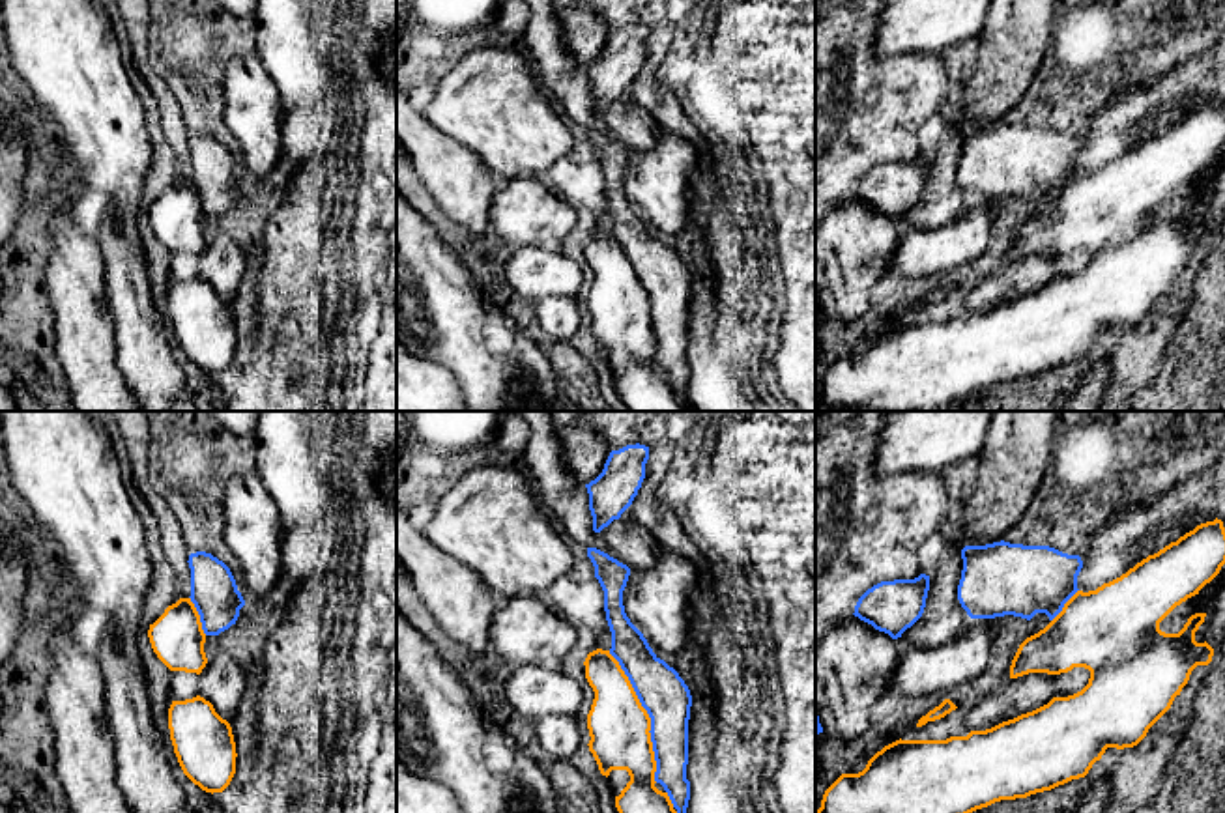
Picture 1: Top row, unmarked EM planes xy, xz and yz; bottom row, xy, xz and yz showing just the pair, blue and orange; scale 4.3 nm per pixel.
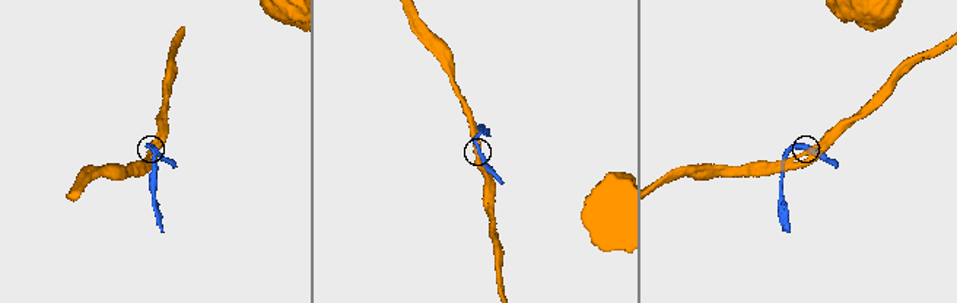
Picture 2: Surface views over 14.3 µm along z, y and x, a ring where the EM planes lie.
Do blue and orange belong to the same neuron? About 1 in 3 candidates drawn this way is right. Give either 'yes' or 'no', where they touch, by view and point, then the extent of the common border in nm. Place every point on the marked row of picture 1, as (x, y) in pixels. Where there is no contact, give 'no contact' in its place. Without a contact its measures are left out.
no; meets blue in xz at (649, 716); contact 600 nm long

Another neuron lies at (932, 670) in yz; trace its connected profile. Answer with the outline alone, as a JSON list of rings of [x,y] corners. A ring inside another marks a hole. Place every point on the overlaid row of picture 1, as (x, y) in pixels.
[[[971,619],[959,635],[939,647],[909,647],[888,677],[886,693],[898,697],[948,693],[984,673],[993,641],[991,619]]]

